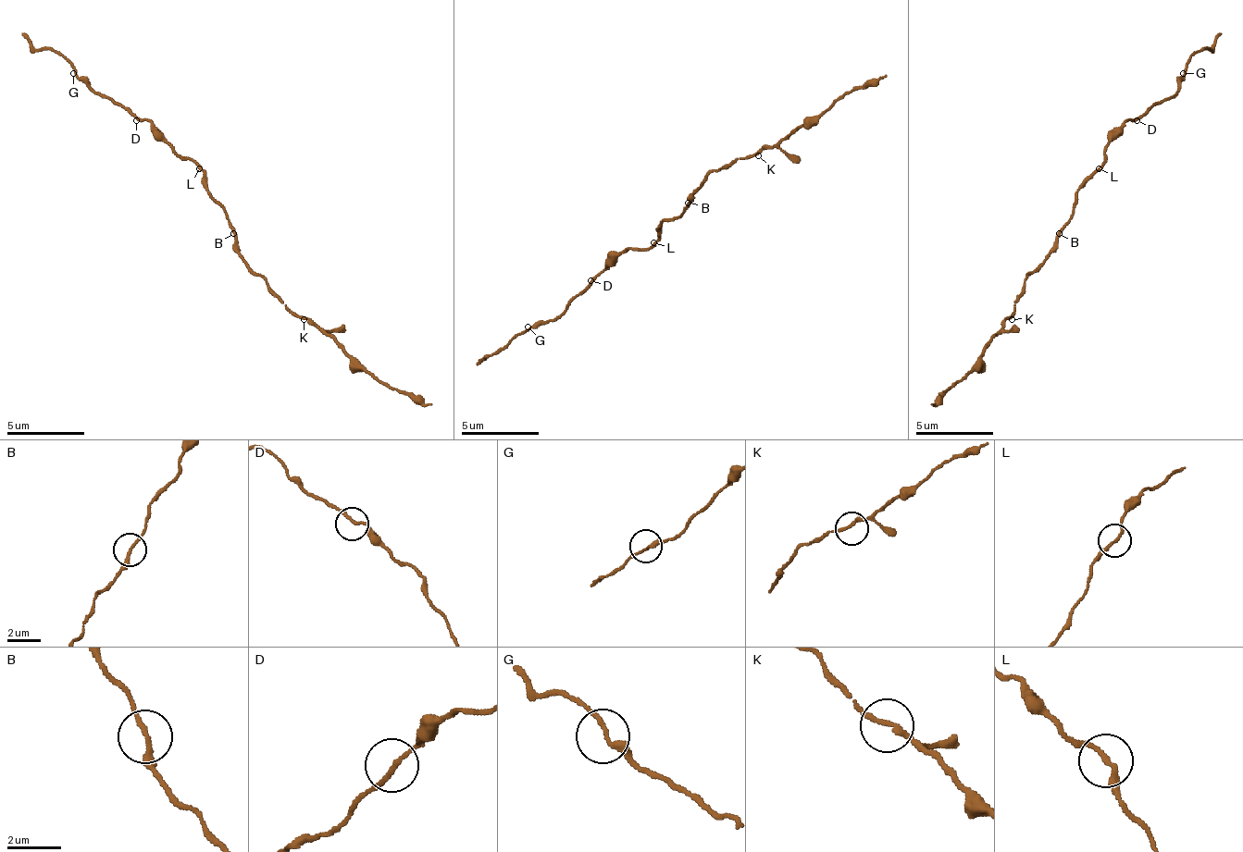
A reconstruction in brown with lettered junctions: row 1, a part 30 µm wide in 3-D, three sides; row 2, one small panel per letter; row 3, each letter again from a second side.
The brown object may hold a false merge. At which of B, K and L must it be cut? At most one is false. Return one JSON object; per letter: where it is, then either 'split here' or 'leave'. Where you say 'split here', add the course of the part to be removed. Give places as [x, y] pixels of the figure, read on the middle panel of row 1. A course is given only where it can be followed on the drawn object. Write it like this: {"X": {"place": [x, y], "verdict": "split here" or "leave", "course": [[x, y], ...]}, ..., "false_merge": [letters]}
{"B": {"place": [688, 203], "verdict": "leave"}, "K": {"place": [758, 155], "verdict": "leave"}, "L": {"place": [653, 242], "verdict": "split here", "course": [[652, 241], [626, 249], [559, 315], [520, 331], [478, 366]]}, "false_merge": ["L"]}

